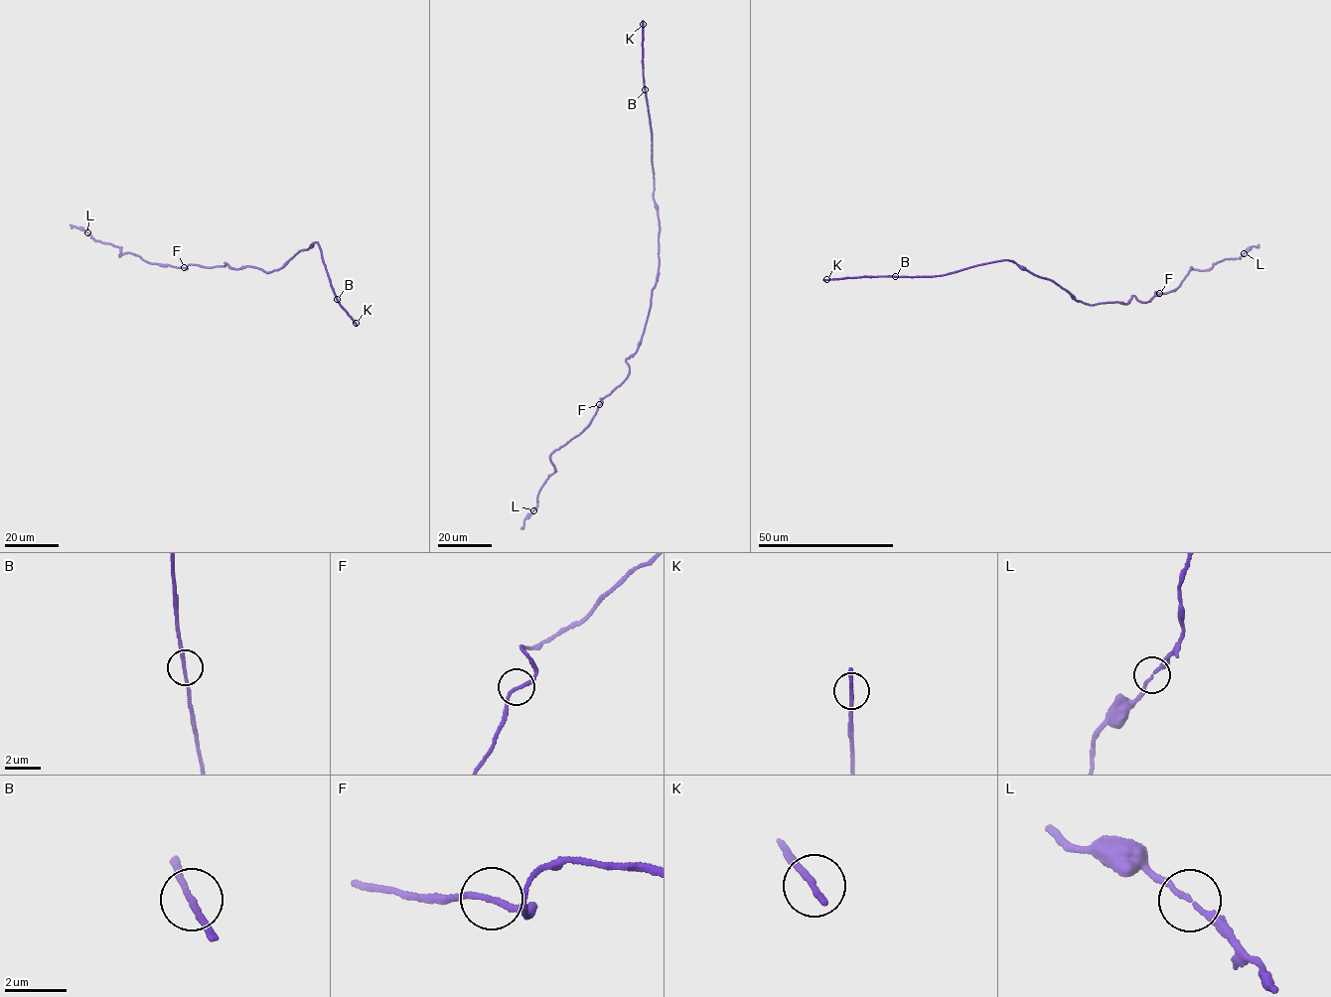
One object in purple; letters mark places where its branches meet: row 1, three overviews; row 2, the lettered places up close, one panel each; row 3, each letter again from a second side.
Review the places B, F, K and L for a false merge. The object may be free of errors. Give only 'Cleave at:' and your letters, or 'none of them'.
Cleave at: none of them

